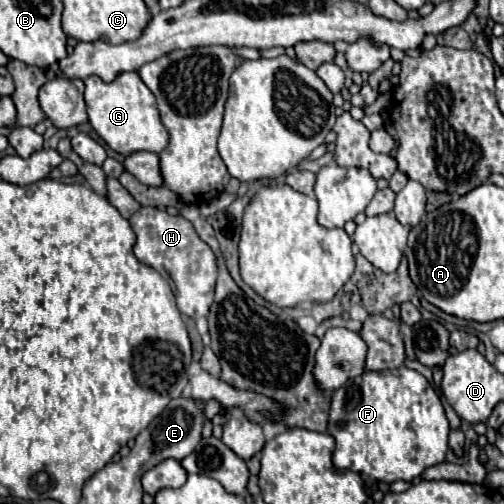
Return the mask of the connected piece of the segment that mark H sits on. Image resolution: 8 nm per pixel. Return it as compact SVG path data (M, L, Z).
M143 206L129 218L129 224L137 236L133 246L135 256L143 262L153 266L171 286L177 306L181 314L189 318L201 318L209 314L209 306L213 304L213 290L217 282L217 256L209 250L209 244L203 242L193 224L183 218L181 214L169 214L155 206Z

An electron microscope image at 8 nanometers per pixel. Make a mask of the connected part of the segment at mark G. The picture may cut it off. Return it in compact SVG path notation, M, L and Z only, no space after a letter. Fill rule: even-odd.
M125 72L115 82L107 84L97 76L85 80L85 102L93 130L105 140L105 144L129 156L133 152L155 152L159 154L169 144L169 132L165 130L153 92L141 82L137 72Z

